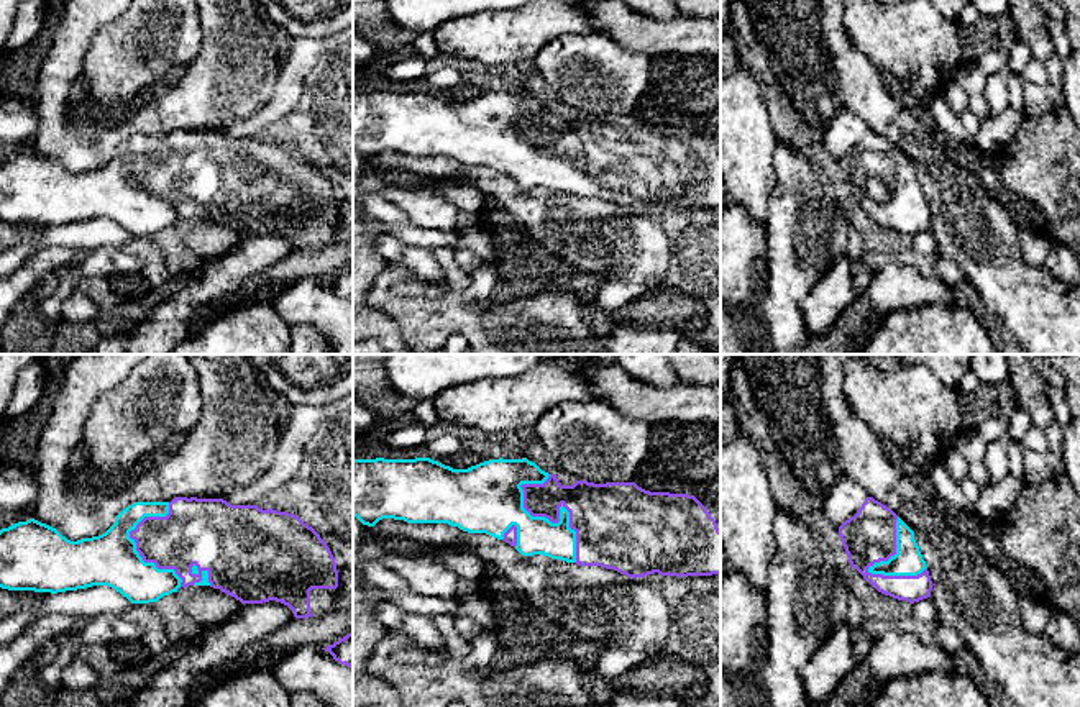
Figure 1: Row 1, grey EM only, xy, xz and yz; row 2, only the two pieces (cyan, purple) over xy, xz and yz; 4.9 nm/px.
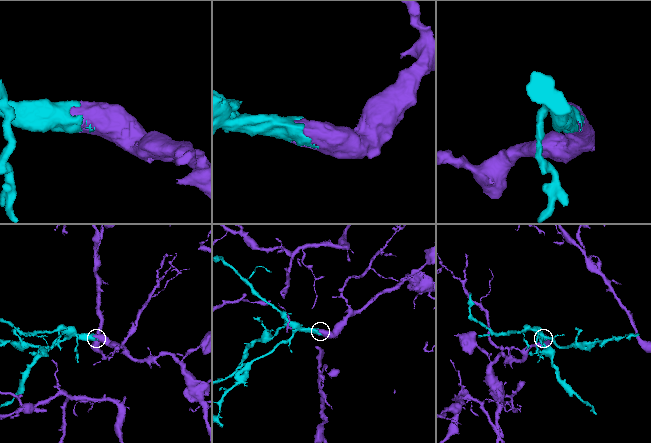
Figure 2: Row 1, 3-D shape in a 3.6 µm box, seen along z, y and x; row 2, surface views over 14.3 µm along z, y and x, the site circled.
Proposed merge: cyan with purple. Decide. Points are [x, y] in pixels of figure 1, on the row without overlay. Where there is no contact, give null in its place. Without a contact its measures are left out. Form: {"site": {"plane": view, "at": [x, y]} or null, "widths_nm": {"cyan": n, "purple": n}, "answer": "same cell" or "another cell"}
{"site": {"plane": "xz", "at": [560, 146]}, "widths_nm": {"cyan": 190, "purple": 360}, "answer": "same cell"}

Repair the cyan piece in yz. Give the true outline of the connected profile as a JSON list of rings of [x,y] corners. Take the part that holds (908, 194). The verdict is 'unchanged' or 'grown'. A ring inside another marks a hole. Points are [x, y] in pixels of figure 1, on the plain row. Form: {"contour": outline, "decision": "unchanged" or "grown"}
{"contour": [[[867,130],[853,149],[839,159],[847,194],[878,225],[909,236],[931,230],[932,213],[914,164],[886,138]]], "decision": "grown"}

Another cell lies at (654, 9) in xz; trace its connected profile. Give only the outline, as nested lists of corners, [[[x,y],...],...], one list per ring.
[[[620,0],[630,10],[658,20],[675,18],[678,15],[678,8],[673,0]]]

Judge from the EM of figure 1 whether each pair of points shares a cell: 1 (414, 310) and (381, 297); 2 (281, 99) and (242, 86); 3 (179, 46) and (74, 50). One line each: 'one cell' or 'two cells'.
1: one cell
2: two cells
3: two cells

